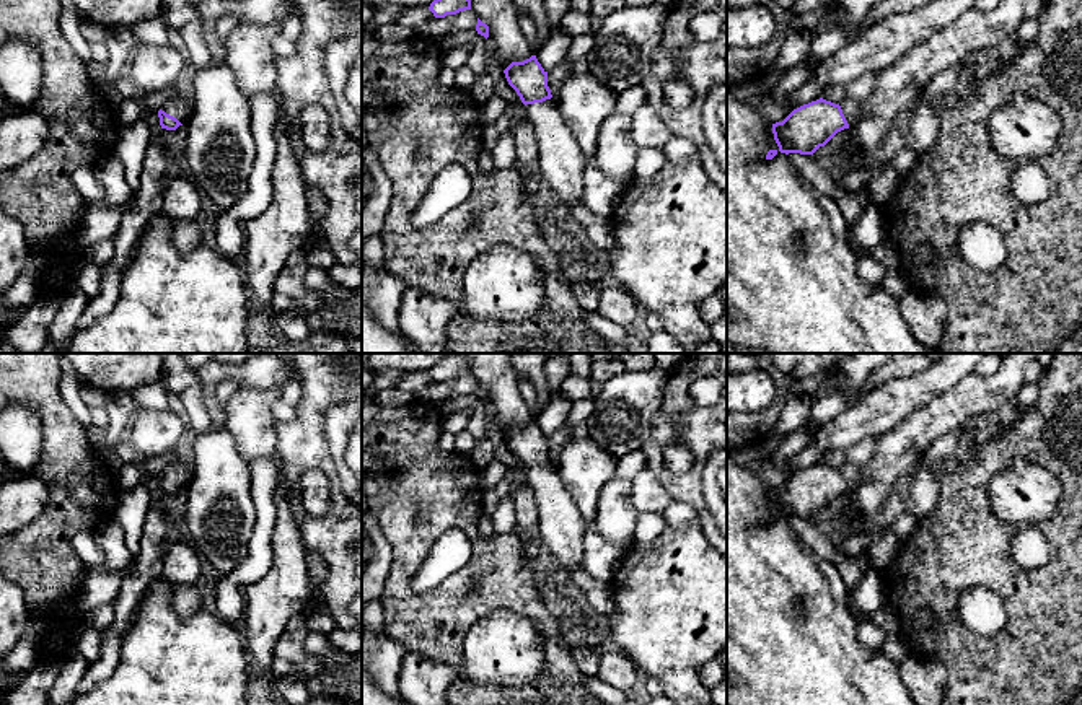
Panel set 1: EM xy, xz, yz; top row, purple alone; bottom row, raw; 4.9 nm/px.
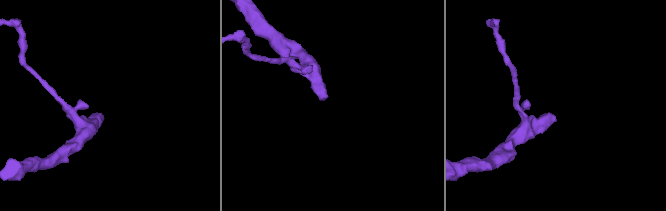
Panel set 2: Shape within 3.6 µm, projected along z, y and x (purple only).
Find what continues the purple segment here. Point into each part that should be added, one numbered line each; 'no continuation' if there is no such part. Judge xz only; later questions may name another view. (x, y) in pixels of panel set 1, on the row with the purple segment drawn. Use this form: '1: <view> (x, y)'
1: xz (561, 163)

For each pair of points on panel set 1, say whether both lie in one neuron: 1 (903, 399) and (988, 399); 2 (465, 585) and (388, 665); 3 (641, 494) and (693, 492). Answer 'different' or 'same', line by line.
1: different
2: different
3: different

